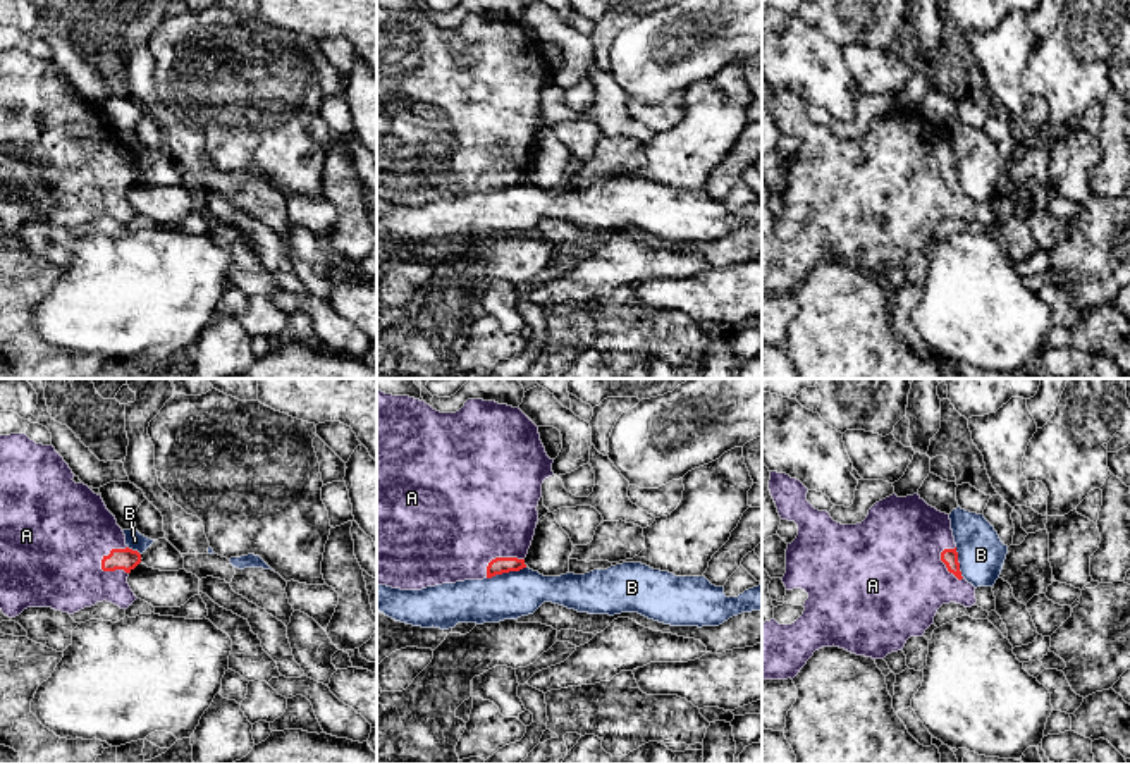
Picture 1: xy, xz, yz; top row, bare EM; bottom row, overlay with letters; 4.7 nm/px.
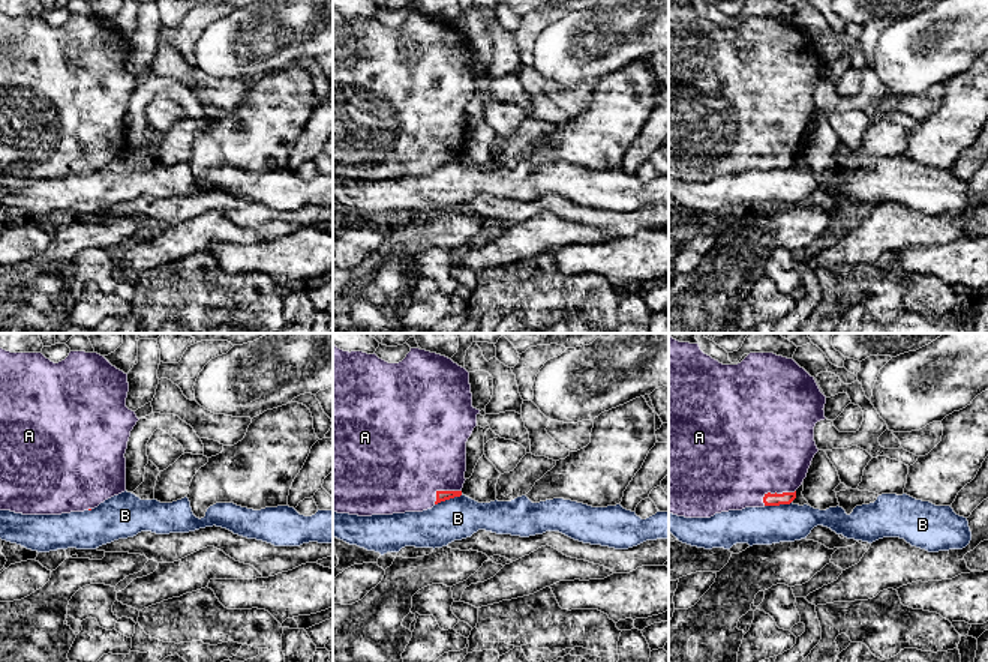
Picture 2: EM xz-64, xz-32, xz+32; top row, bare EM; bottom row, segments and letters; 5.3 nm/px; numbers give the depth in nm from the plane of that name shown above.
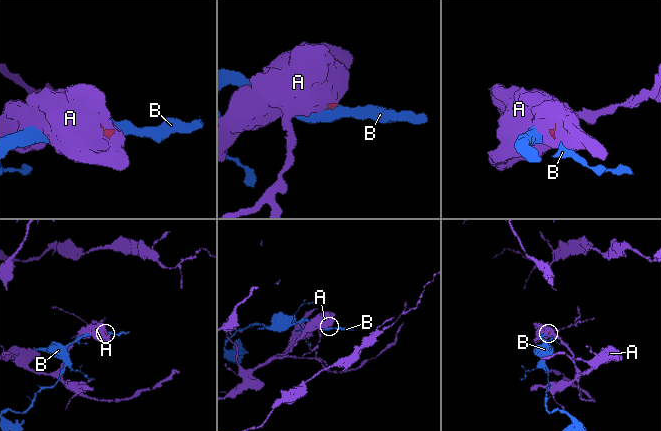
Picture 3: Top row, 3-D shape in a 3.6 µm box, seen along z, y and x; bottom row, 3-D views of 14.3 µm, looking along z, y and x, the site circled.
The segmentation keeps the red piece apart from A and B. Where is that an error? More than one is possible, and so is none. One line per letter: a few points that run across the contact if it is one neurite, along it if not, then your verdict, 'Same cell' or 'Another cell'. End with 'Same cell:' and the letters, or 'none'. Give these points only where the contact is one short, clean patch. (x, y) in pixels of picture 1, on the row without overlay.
A: Same cell
B: Line: xz (525, 181), (487, 193). Another cell
Same cell: A

